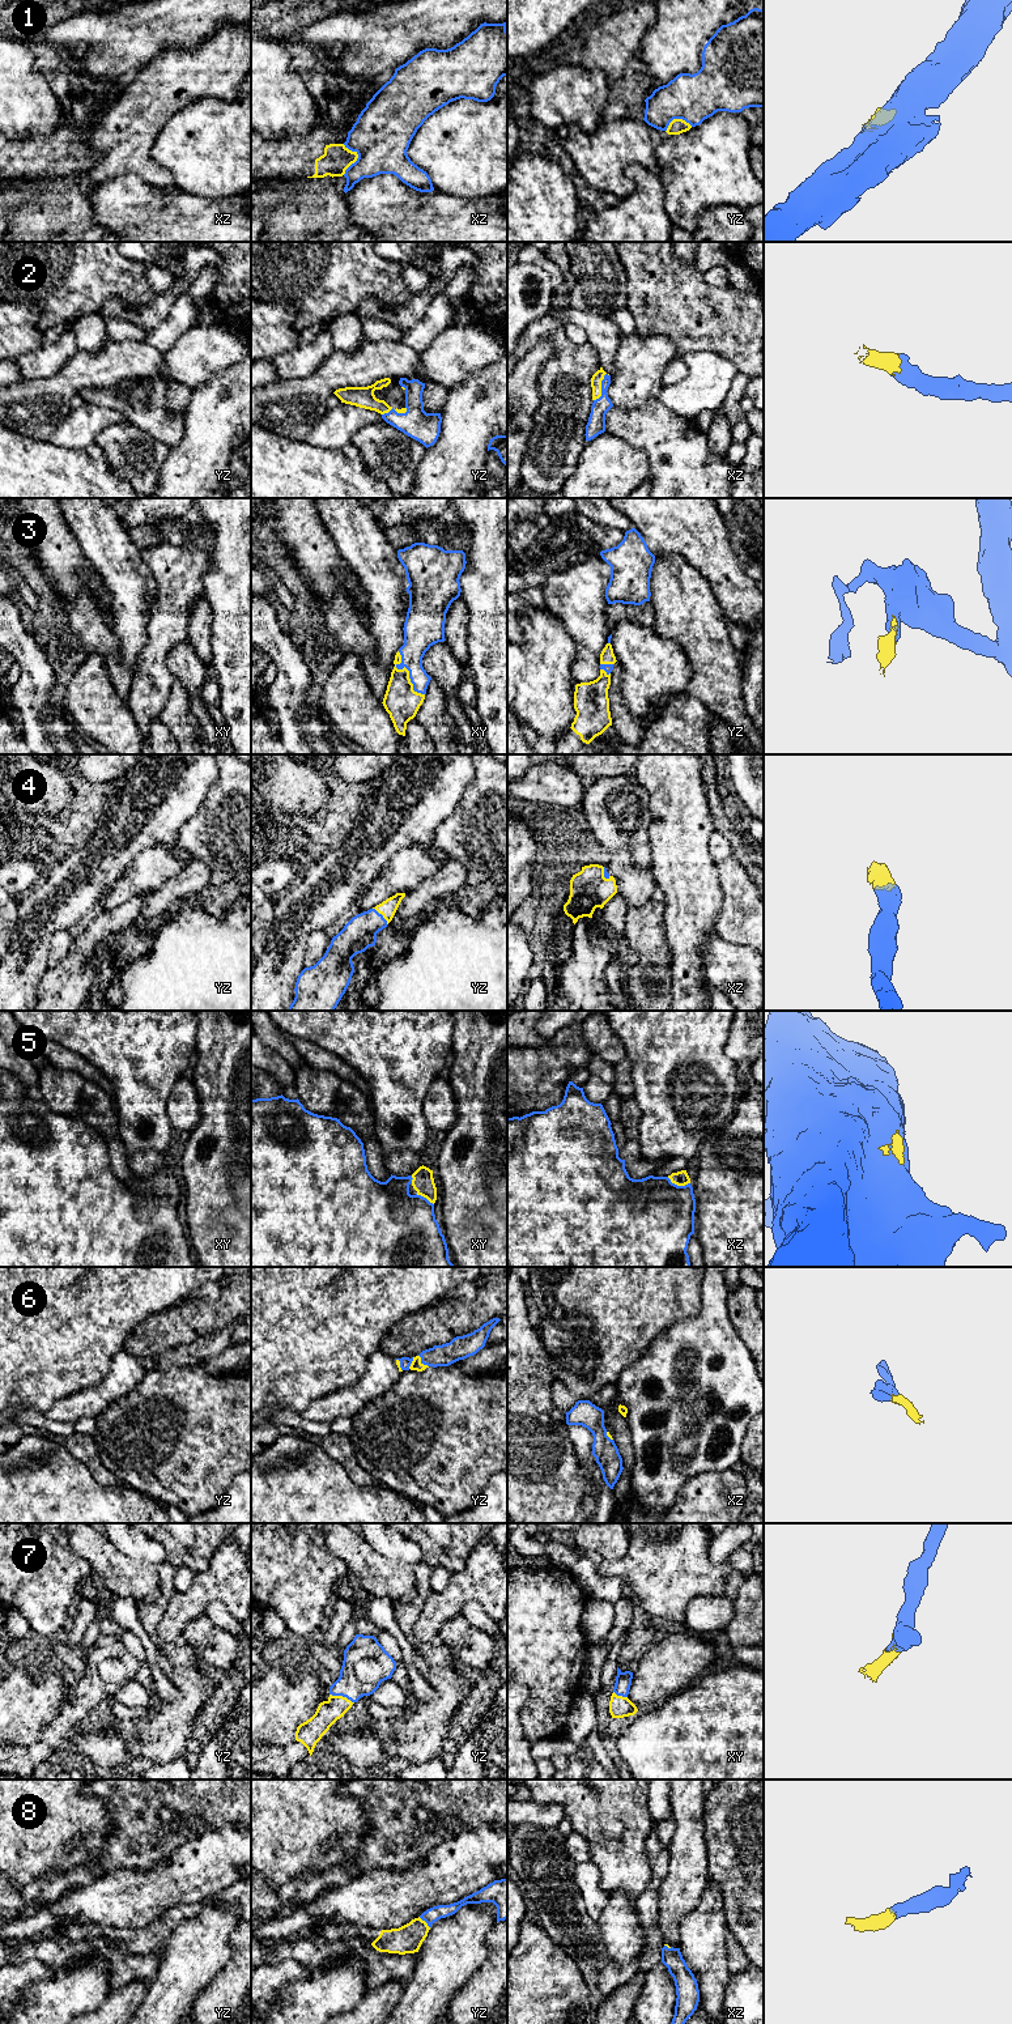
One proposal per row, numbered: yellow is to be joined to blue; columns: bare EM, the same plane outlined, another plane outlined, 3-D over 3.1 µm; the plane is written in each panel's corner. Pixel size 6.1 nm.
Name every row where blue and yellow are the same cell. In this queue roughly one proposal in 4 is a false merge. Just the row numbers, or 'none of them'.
2, 3, 4, 6, 7, 8

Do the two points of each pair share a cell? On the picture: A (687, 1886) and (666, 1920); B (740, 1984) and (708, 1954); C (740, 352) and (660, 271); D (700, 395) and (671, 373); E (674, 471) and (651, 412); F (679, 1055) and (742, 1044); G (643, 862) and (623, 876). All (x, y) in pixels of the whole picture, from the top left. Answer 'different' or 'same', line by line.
A: same
B: different
C: same
D: different
E: same
F: different
G: different

